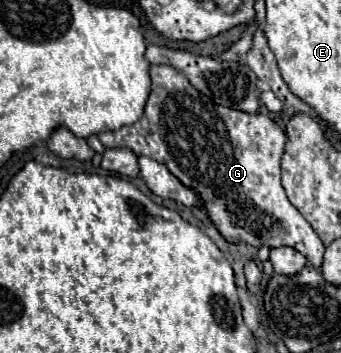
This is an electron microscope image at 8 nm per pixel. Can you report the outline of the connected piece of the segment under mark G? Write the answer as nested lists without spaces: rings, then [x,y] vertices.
[[[152,65],[152,93],[148,97],[144,117],[134,125],[122,127],[118,131],[100,133],[98,139],[108,147],[128,147],[136,155],[146,155],[166,165],[184,187],[198,193],[202,209],[220,231],[228,243],[244,243],[250,247],[294,247],[308,261],[320,269],[324,245],[310,223],[298,213],[298,209],[288,201],[284,187],[280,185],[280,157],[284,151],[286,133],[282,127],[264,113],[244,113],[238,109],[214,105],[212,101],[202,103],[198,91],[188,83],[188,79],[168,65]]]

